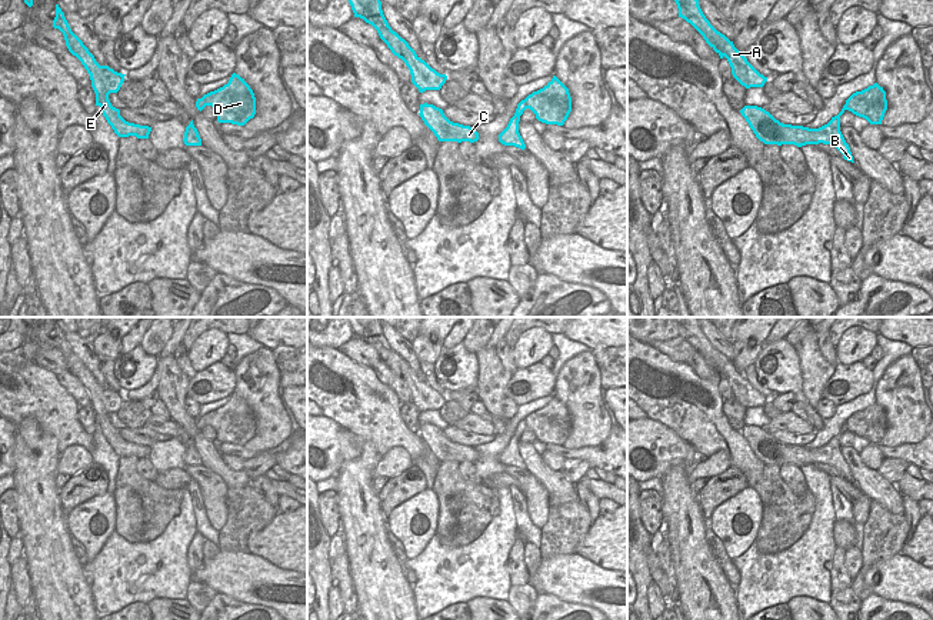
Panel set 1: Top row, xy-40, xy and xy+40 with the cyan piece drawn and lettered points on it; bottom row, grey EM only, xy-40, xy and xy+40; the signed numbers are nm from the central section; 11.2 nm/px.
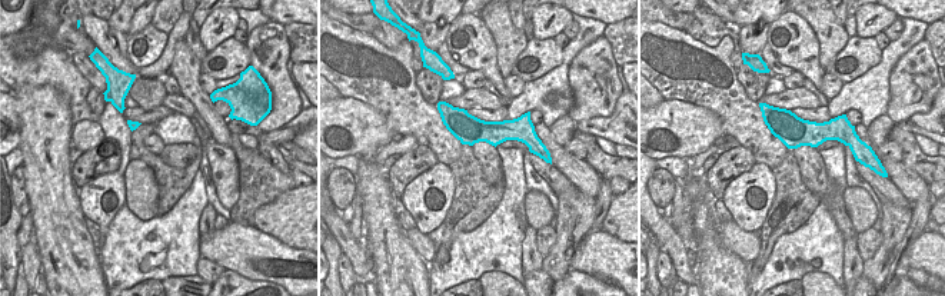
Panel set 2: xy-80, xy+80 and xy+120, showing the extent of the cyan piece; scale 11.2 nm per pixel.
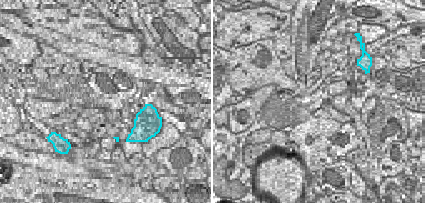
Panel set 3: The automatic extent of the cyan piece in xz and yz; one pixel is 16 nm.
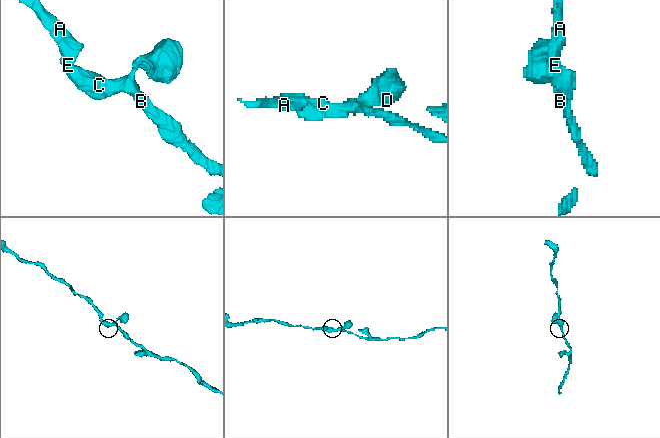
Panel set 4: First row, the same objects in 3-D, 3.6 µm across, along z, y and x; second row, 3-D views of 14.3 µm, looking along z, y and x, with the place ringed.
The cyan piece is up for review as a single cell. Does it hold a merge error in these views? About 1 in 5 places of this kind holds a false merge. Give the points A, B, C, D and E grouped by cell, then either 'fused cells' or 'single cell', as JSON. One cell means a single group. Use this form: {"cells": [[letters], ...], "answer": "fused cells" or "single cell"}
{"cells": [["A", "B", "C", "D", "E"]], "answer": "single cell"}

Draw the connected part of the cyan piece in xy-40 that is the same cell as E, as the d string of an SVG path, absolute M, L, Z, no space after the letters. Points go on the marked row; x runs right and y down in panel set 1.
M56 4L53 27L63 33L69 51L81 61L90 74L91 87L96 93L96 106L101 109L103 116L114 133L119 137L136 136L137 139L149 139L151 127L126 121L120 116L120 110L113 107L109 100L110 93L117 93L120 90L126 74L117 73L109 66L100 66L96 61L83 41L71 31L59 4Z

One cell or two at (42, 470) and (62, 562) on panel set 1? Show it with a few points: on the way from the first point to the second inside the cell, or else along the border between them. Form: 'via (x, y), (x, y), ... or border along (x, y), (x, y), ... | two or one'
via (43, 493), (43, 532), (46, 539) | one

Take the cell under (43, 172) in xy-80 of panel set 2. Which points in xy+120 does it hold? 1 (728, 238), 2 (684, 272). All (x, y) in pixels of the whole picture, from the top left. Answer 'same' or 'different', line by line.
1: different
2: different

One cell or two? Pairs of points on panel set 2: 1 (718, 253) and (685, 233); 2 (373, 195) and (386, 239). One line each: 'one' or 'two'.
1: two
2: one

